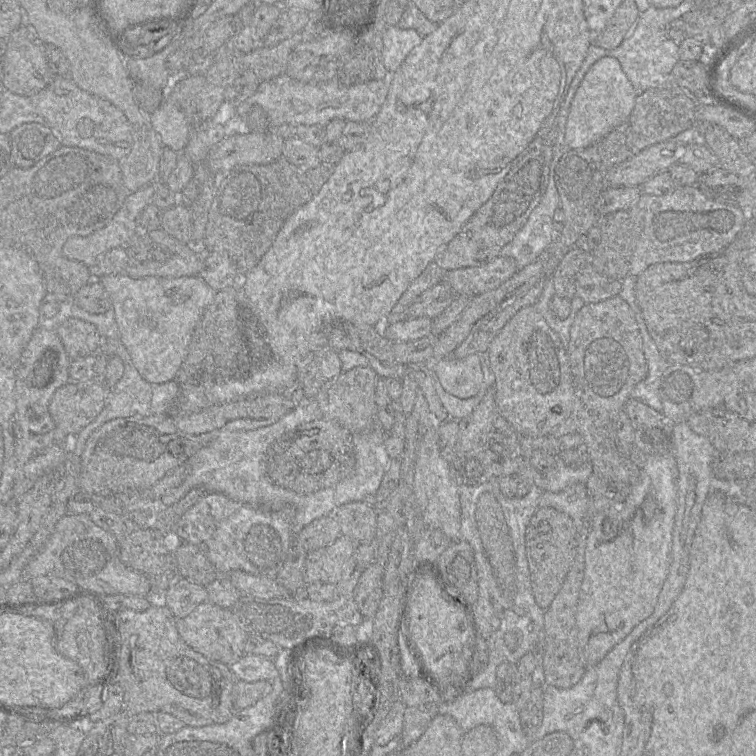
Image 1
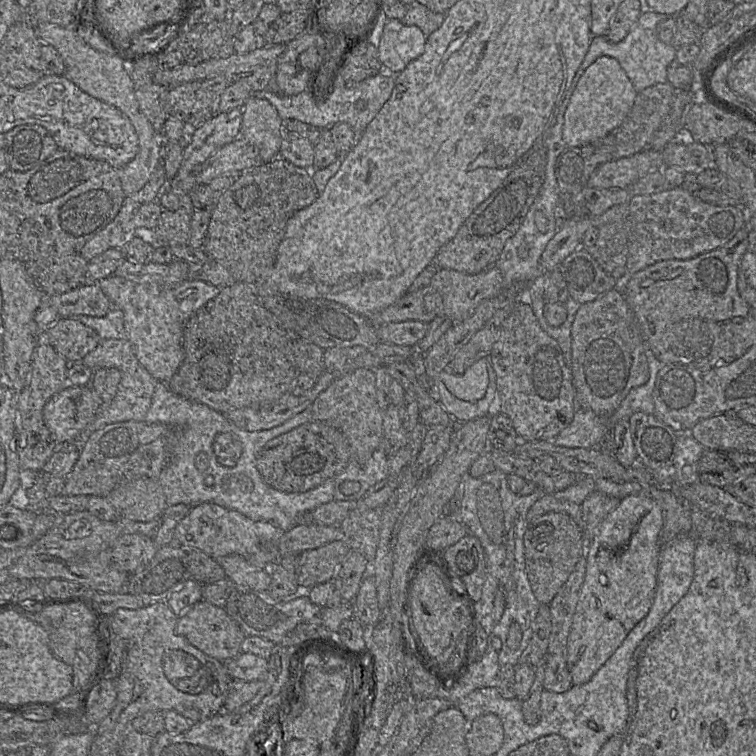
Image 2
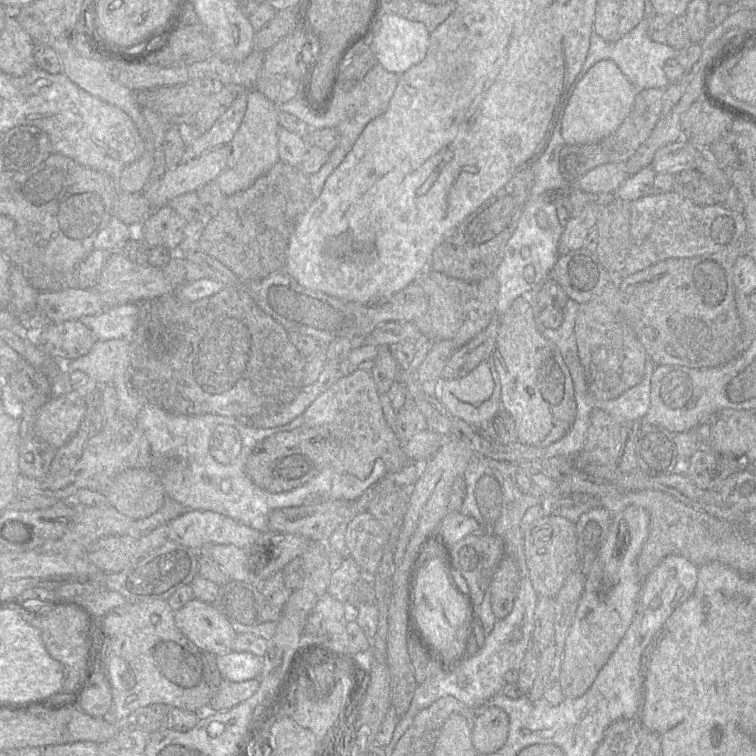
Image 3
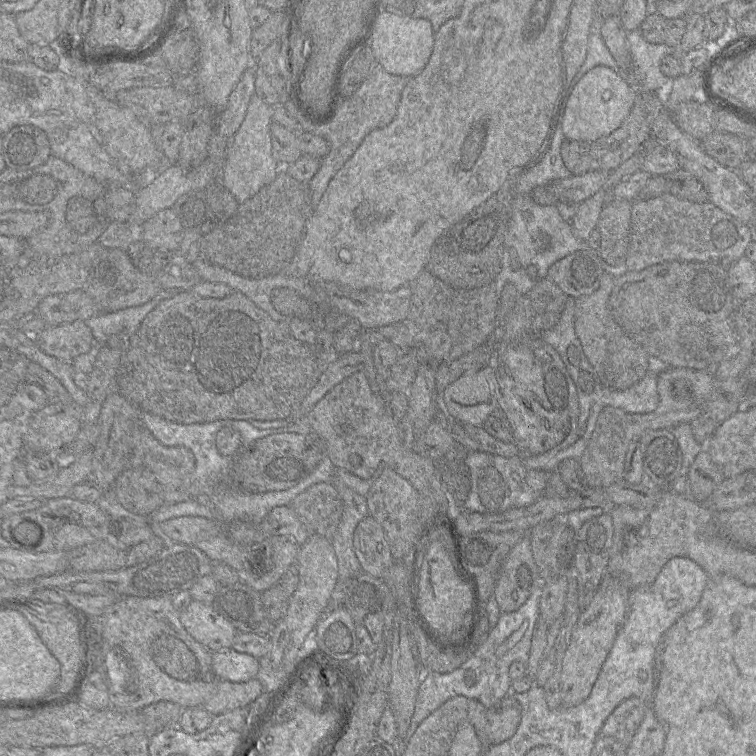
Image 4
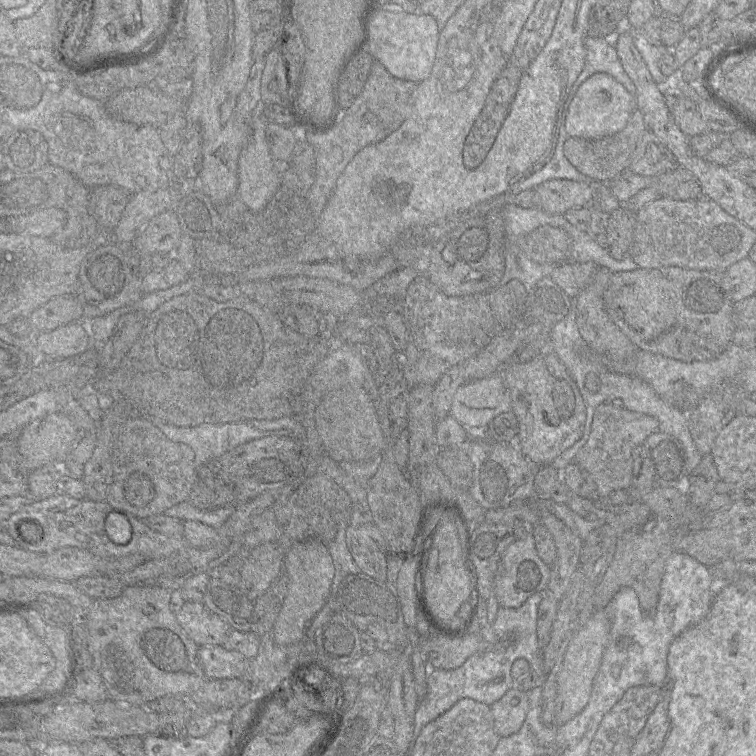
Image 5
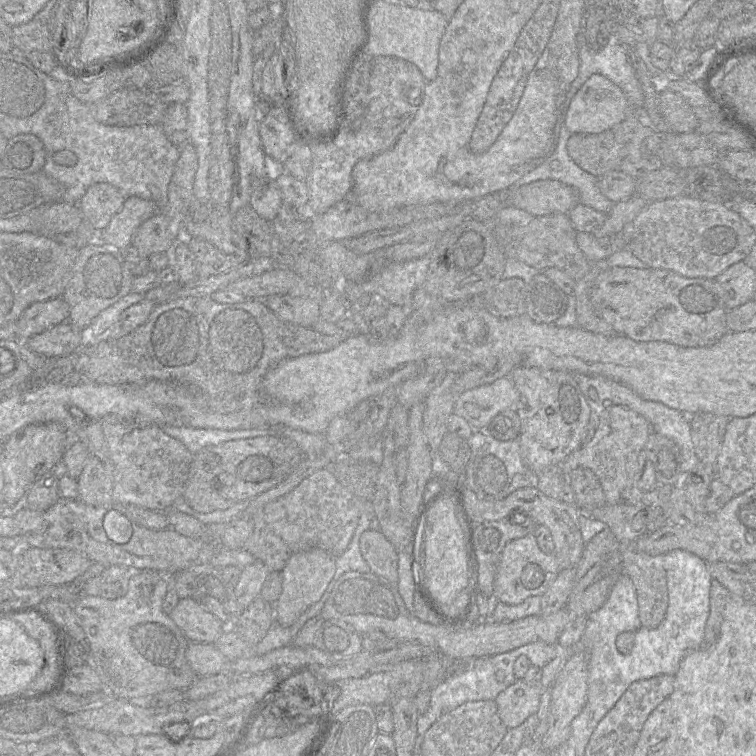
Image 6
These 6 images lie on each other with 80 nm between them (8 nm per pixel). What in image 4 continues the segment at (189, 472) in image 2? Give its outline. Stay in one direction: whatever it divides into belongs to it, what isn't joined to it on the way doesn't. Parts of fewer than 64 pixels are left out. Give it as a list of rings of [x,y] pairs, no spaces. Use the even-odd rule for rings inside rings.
[[[147,412],[140,413],[140,422],[164,446],[182,446],[193,453],[195,471],[189,489],[190,499],[196,500],[212,510],[222,525],[240,520],[258,526],[273,508],[288,505],[307,488],[321,482],[331,483],[332,480],[338,480],[354,492],[365,496],[373,482],[385,468],[385,465],[381,462],[370,478],[362,479],[345,469],[335,468],[326,454],[309,476],[291,488],[265,493],[247,493],[238,487],[228,487],[225,482],[221,482],[221,476],[233,466],[236,459],[256,440],[273,434],[287,433],[286,430],[295,426],[297,422],[281,428],[262,430],[251,425],[248,420],[228,419],[206,423],[178,424]]]

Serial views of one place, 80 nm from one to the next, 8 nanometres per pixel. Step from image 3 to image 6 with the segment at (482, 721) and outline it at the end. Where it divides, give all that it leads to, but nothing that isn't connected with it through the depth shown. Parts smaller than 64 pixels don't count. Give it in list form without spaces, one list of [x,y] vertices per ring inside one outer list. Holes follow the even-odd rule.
[[[517,680],[501,692],[495,702],[505,726],[508,729],[516,728],[523,724],[529,716],[536,714],[543,692],[544,688],[541,686],[531,686],[523,680]]]

